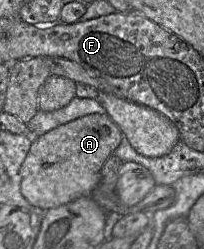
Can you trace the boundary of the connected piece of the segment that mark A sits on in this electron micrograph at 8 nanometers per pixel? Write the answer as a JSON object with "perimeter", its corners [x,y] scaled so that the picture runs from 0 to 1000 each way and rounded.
{"perimeter":[[[441,458],[167,550],[98,675],[98,767],[162,827],[211,843],[441,783],[490,723],[490,687],[583,586],[603,538],[529,458]]]}

